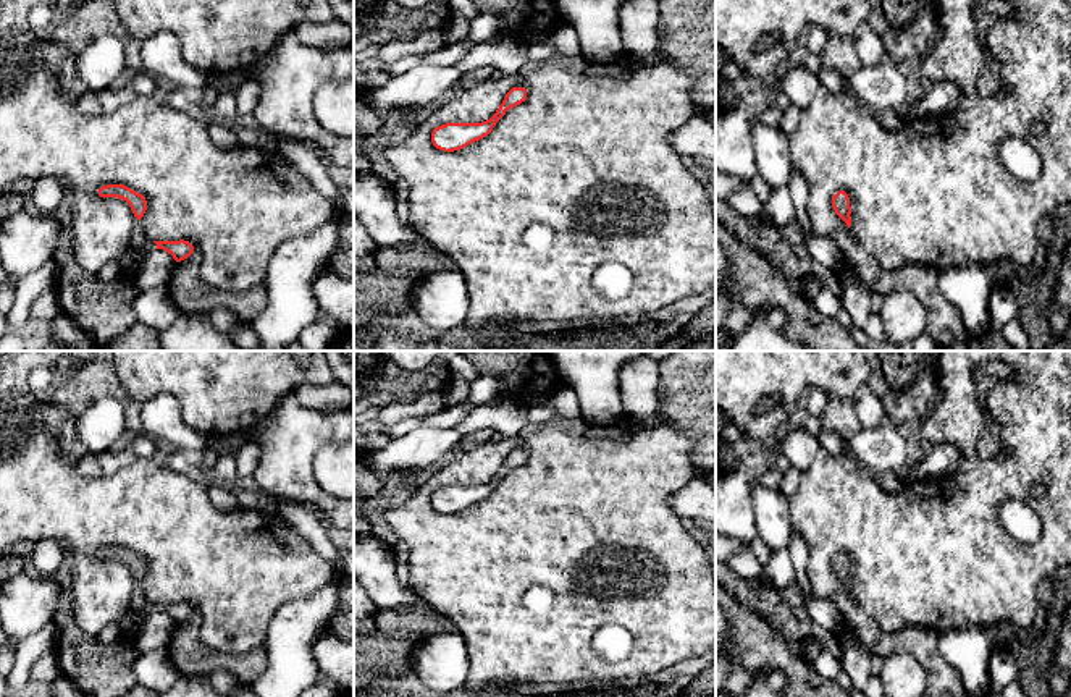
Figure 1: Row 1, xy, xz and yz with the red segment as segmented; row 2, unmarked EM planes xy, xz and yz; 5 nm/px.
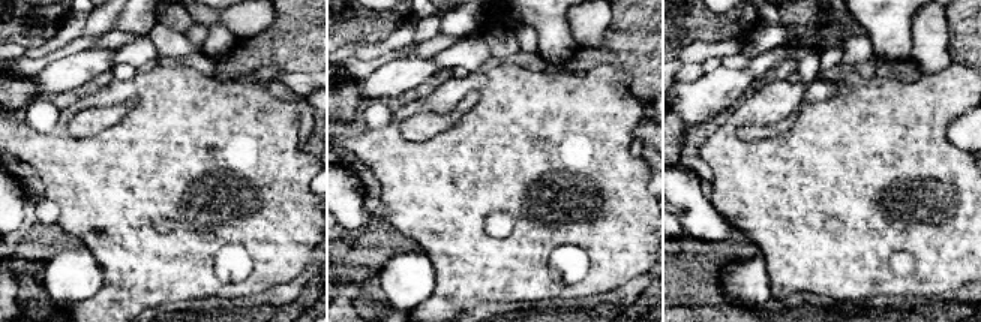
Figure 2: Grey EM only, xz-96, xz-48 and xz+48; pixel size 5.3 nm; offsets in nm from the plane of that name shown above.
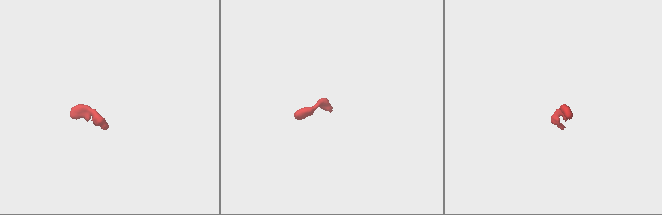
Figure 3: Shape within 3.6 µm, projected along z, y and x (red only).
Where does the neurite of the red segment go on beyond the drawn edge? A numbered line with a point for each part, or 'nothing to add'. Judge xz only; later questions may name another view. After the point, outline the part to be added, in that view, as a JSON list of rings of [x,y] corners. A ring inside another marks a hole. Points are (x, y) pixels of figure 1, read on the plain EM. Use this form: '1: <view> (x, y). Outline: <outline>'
nothing to add

